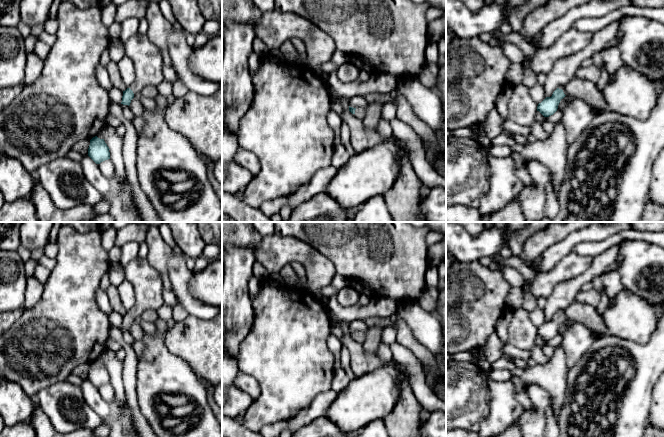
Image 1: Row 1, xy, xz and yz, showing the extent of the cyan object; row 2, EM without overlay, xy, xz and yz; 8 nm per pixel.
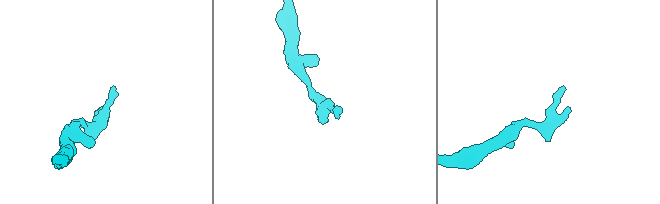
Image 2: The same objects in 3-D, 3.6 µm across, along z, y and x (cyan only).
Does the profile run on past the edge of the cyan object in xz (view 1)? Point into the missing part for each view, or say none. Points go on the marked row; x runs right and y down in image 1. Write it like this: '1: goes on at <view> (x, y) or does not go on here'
1: goes on at xz (359, 112)

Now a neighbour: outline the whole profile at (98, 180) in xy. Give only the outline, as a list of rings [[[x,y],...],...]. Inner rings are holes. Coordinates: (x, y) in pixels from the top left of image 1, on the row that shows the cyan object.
[[[88,155],[83,156],[79,162],[86,179],[91,185],[97,189],[102,195],[109,193],[114,188],[113,179],[107,178]]]

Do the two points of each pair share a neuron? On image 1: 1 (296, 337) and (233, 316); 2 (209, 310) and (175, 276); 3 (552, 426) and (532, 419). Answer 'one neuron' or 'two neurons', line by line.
1: two neurons
2: one neuron
3: two neurons

